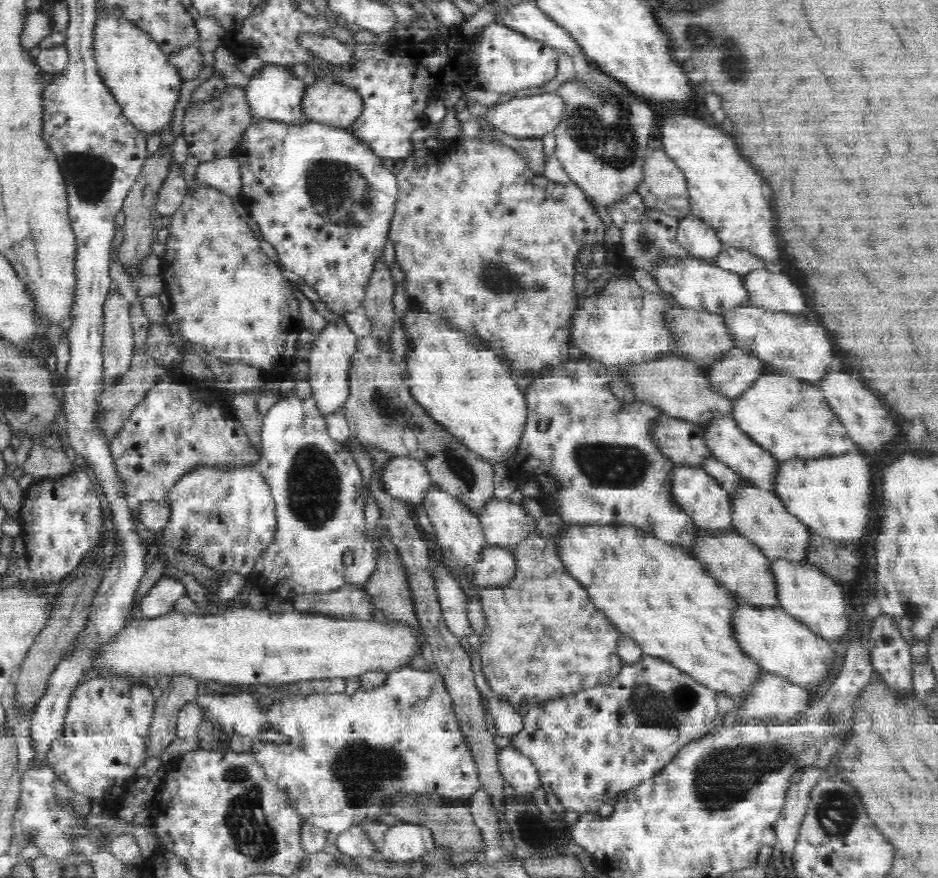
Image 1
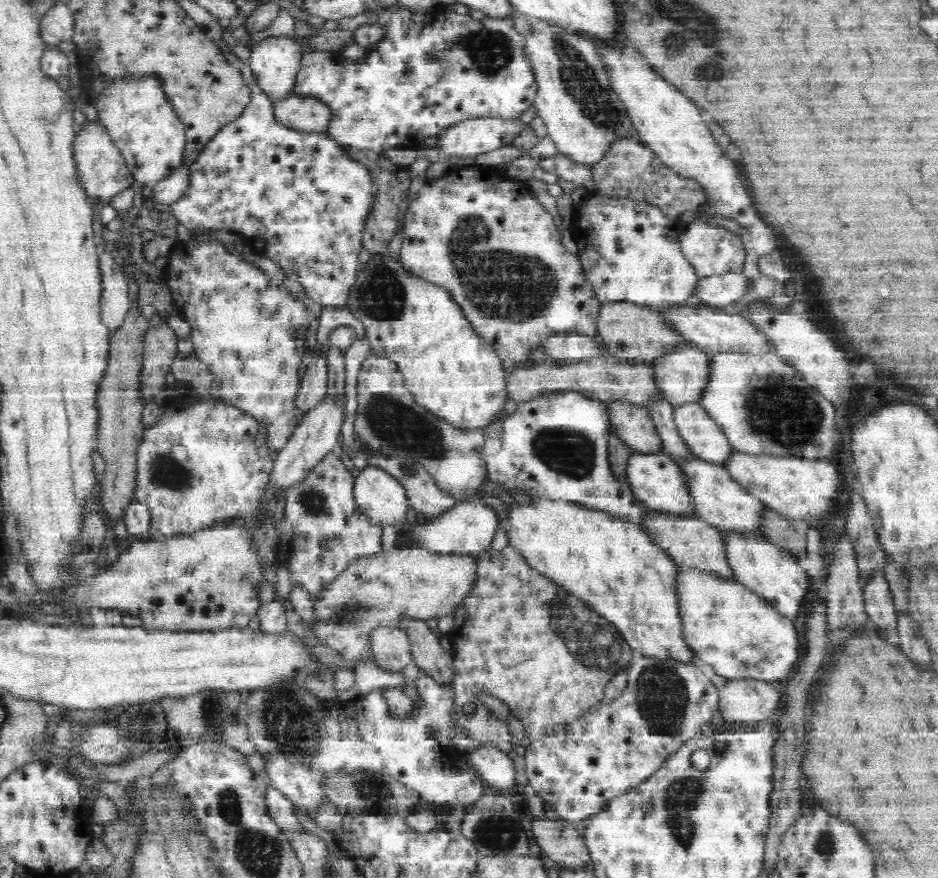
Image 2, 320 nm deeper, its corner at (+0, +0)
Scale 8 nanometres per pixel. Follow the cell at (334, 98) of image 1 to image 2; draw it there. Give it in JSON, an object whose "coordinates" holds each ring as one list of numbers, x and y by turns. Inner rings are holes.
{"coordinates":[[292,94,273,105,277,121,288,128,325,132,333,119,333,108,317,96]]}

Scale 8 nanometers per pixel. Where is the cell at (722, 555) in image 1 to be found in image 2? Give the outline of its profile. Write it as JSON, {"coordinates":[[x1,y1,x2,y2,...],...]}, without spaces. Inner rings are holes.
{"coordinates":[[654,512,651,519,647,525,641,527,647,530,658,546,668,548,670,556,683,570,699,569,721,579,736,581,734,569,728,560,727,538,716,526,697,516,675,516]]}

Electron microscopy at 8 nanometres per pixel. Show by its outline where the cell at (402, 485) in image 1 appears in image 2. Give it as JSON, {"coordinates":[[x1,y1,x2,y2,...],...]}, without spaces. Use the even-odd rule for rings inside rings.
{"coordinates":[[374,465,356,471,354,496,362,512,382,526,400,525,410,508,403,483]]}

